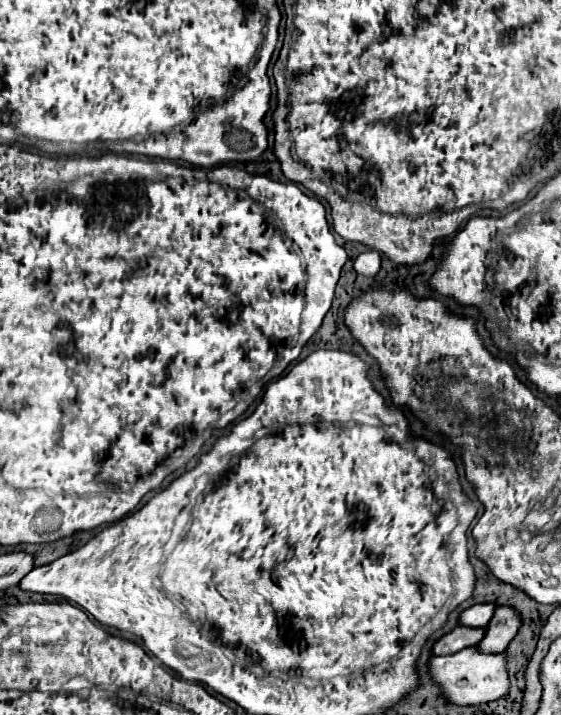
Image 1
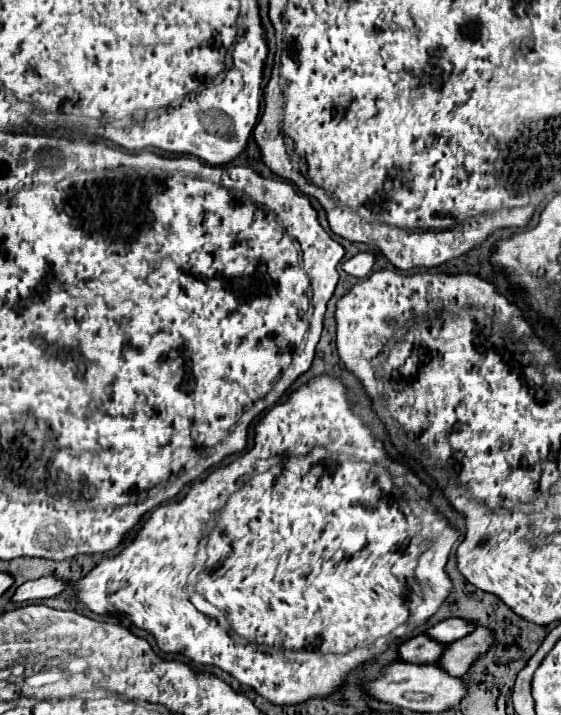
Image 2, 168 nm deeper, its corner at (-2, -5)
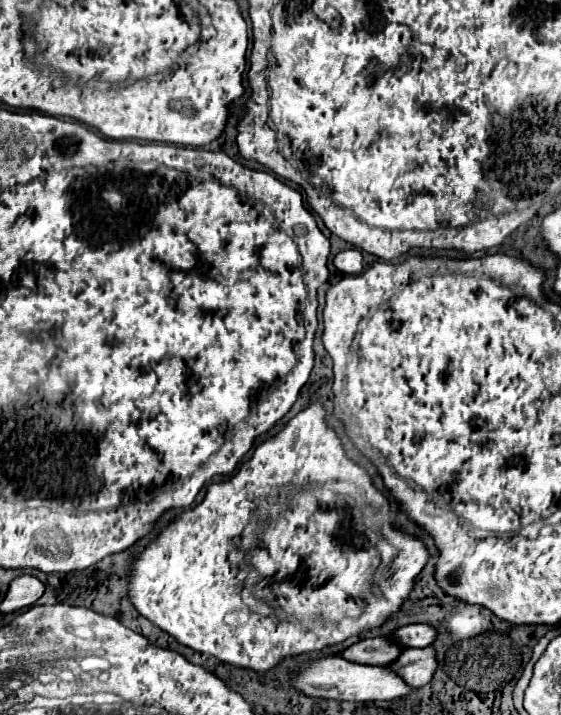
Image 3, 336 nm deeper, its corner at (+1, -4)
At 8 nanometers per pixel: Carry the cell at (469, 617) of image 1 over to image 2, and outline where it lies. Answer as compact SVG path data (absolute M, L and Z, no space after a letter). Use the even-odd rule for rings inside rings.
M449 618L449 620L443 620L443 622L435 624L433 628L429 628L427 634L433 640L439 640L441 644L451 644L455 640L461 640L461 638L469 636L471 630L475 630L475 628L477 628L475 624L469 624L463 618Z

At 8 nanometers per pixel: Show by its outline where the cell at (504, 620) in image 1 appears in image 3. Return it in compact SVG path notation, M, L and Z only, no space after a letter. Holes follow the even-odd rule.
M432 647L424 649L404 649L396 661L388 665L390 671L400 675L406 685L422 687L426 685L436 669Z

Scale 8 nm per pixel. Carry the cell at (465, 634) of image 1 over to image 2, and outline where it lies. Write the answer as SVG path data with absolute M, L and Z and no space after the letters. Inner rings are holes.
M421 634L421 636L415 636L415 638L407 640L399 648L399 652L401 652L401 660L405 660L405 662L411 662L411 664L435 664L443 656L445 644L435 642L433 638Z

